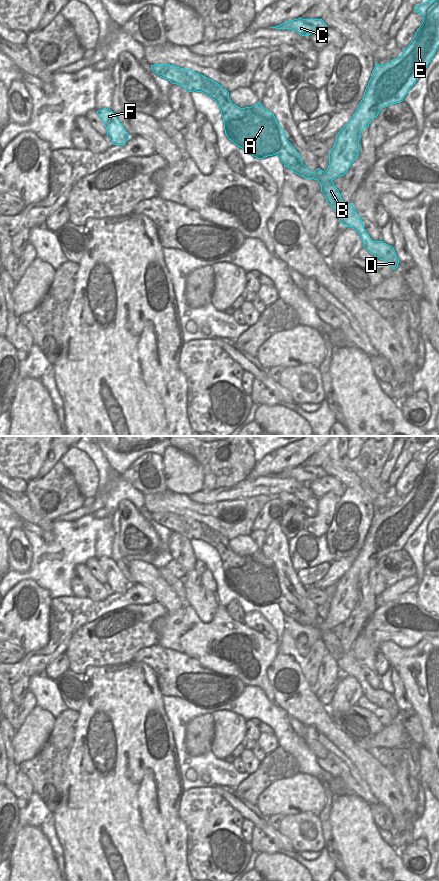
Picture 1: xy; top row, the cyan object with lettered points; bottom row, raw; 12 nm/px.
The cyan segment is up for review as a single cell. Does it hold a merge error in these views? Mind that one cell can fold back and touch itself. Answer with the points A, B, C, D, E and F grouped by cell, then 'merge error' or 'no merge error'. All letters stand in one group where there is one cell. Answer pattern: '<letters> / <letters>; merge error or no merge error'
A B D F / C E; merge error

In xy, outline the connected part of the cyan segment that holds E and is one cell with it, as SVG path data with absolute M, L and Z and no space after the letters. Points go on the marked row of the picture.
M439 0L425 1L415 6L414 12L423 17L422 24L398 58L384 65L375 63L363 99L329 151L325 179L345 175L359 153L362 130L383 108L403 101L439 49Z

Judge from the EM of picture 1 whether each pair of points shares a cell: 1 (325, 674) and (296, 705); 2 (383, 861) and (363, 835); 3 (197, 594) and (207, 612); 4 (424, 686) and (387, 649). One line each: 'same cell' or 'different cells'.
1: different cells
2: same cell
3: same cell
4: same cell

